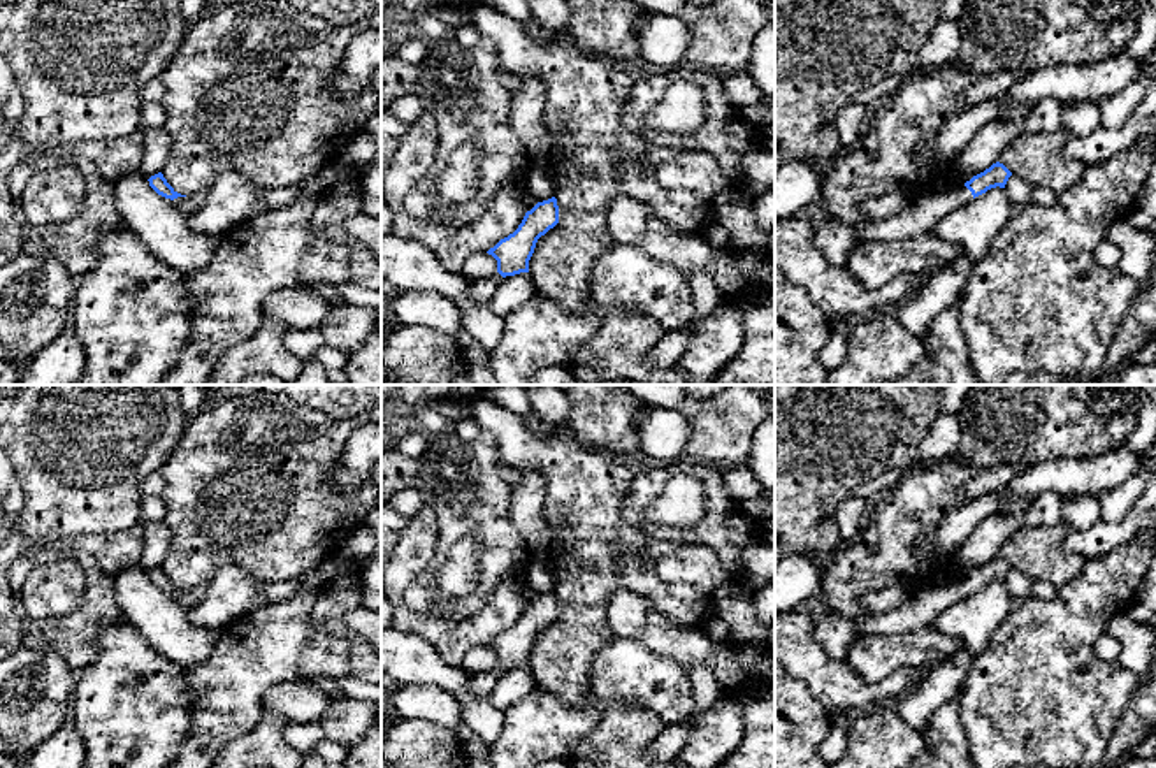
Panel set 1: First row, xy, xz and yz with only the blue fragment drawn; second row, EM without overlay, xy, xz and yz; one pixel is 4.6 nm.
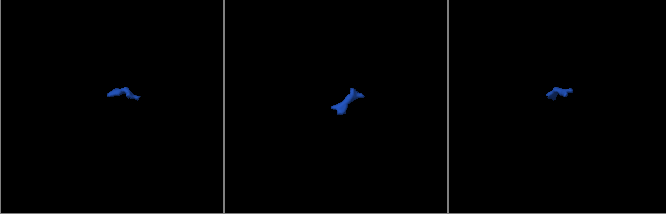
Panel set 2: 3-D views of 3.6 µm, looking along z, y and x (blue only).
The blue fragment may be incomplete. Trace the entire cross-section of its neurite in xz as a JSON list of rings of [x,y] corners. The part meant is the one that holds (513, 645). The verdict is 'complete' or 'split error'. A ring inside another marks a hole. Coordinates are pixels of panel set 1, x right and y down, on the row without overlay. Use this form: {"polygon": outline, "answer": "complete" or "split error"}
{"polygon": [[[552,590],[538,596],[531,605],[525,606],[522,617],[513,627],[501,633],[487,645],[497,654],[497,666],[485,673],[469,673],[471,677],[466,689],[469,689],[476,698],[488,696],[506,670],[529,666],[529,654],[534,647],[538,633],[557,617],[557,592]]], "answer": "split error"}

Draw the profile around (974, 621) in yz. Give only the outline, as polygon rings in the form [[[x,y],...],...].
[[[996,580],[945,608],[935,626],[959,638],[972,656],[979,656],[1007,617],[1010,601],[1005,582]]]

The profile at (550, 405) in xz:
[[[525,385],[525,388],[543,431],[560,432],[571,409],[566,394],[557,385]]]

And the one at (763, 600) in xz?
[[[775,582],[762,590],[752,592],[752,603],[755,615],[766,626],[775,624]]]

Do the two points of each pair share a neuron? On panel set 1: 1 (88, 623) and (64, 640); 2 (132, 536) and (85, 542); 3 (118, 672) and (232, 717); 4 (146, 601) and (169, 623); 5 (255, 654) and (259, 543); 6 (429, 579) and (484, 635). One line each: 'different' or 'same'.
1: same
2: same
3: different
4: same
5: different
6: same

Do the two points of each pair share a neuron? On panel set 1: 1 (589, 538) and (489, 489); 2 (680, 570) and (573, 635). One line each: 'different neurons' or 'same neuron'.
1: different neurons
2: different neurons

